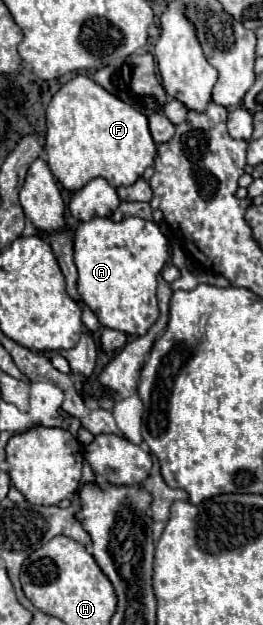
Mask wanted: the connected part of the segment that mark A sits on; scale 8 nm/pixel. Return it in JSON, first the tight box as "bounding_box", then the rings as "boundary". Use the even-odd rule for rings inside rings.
{"bounding_box":[74,217,170,335],"boundary":[[[94,217],[80,223],[74,231],[74,263],[78,267],[78,295],[94,311],[102,327],[118,329],[128,335],[144,335],[150,325],[158,319],[156,301],[156,279],[166,265],[170,255],[170,245],[160,227],[154,221],[144,221],[140,217],[124,217],[122,221],[112,221],[108,217]]]}

